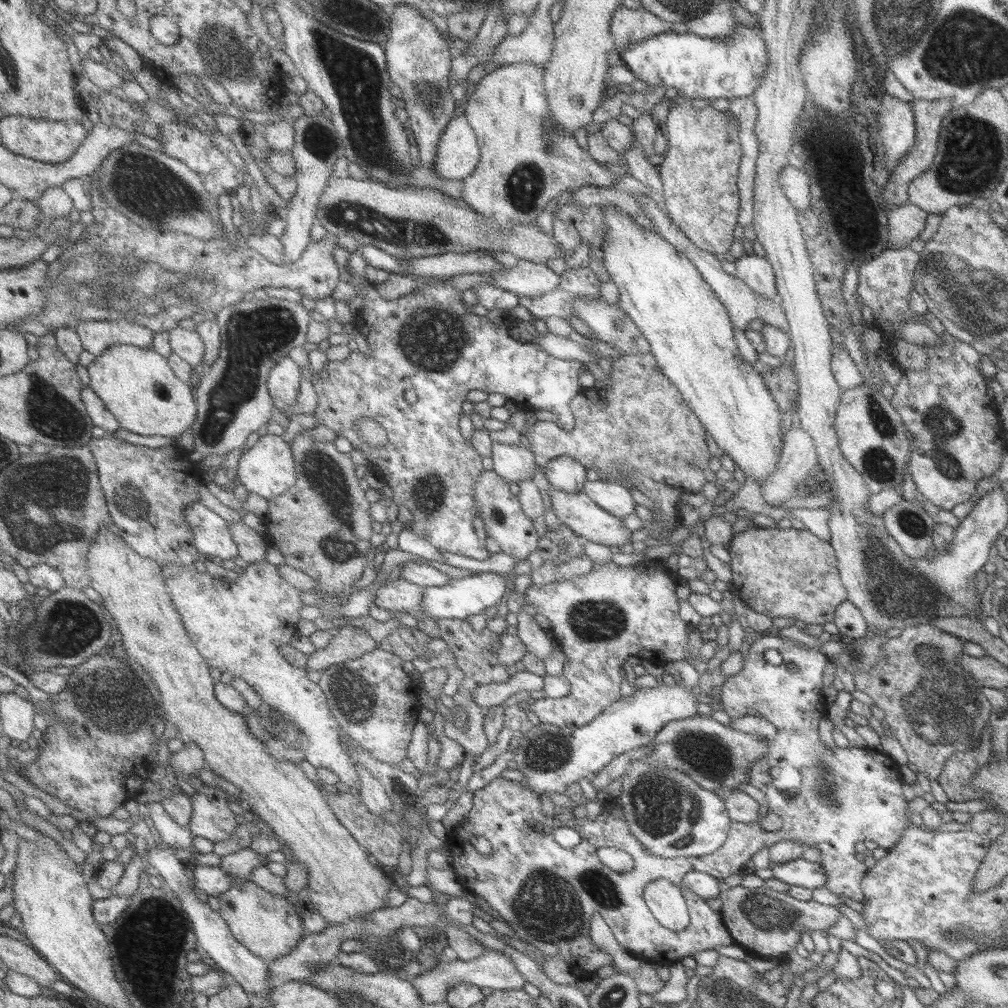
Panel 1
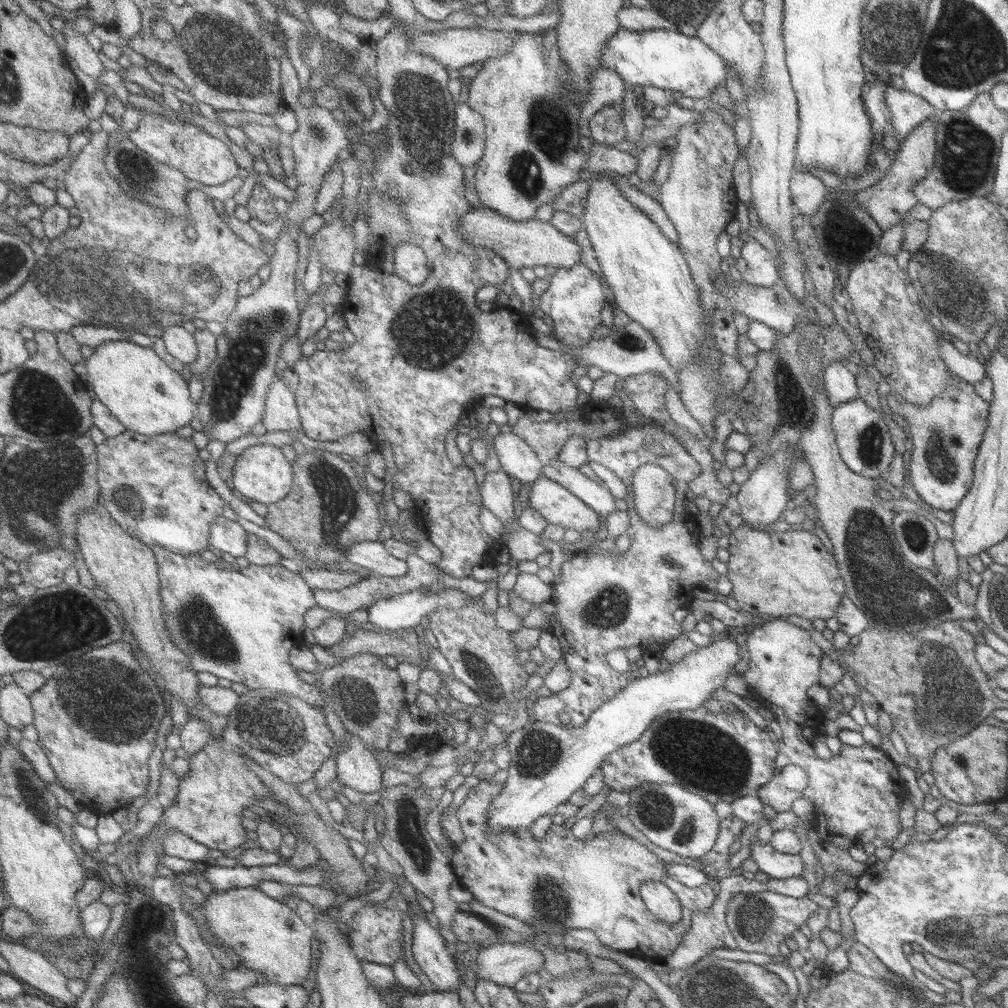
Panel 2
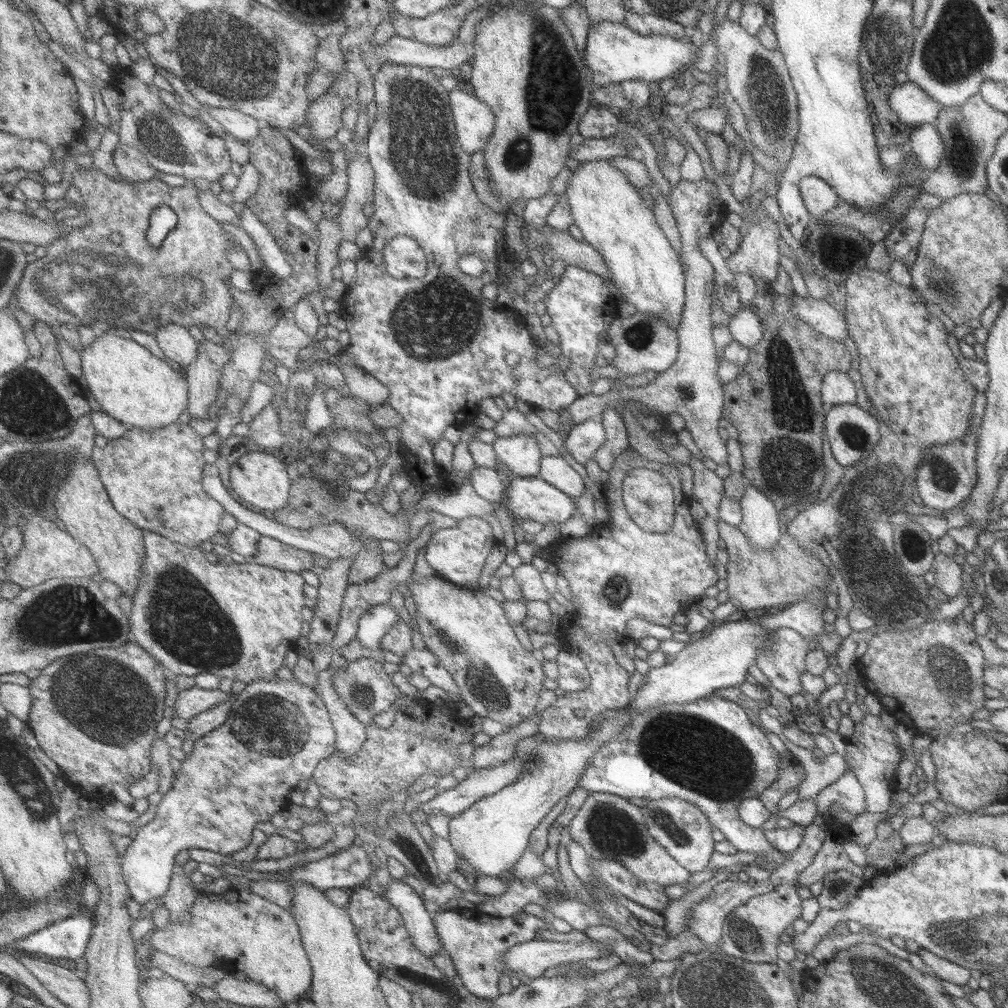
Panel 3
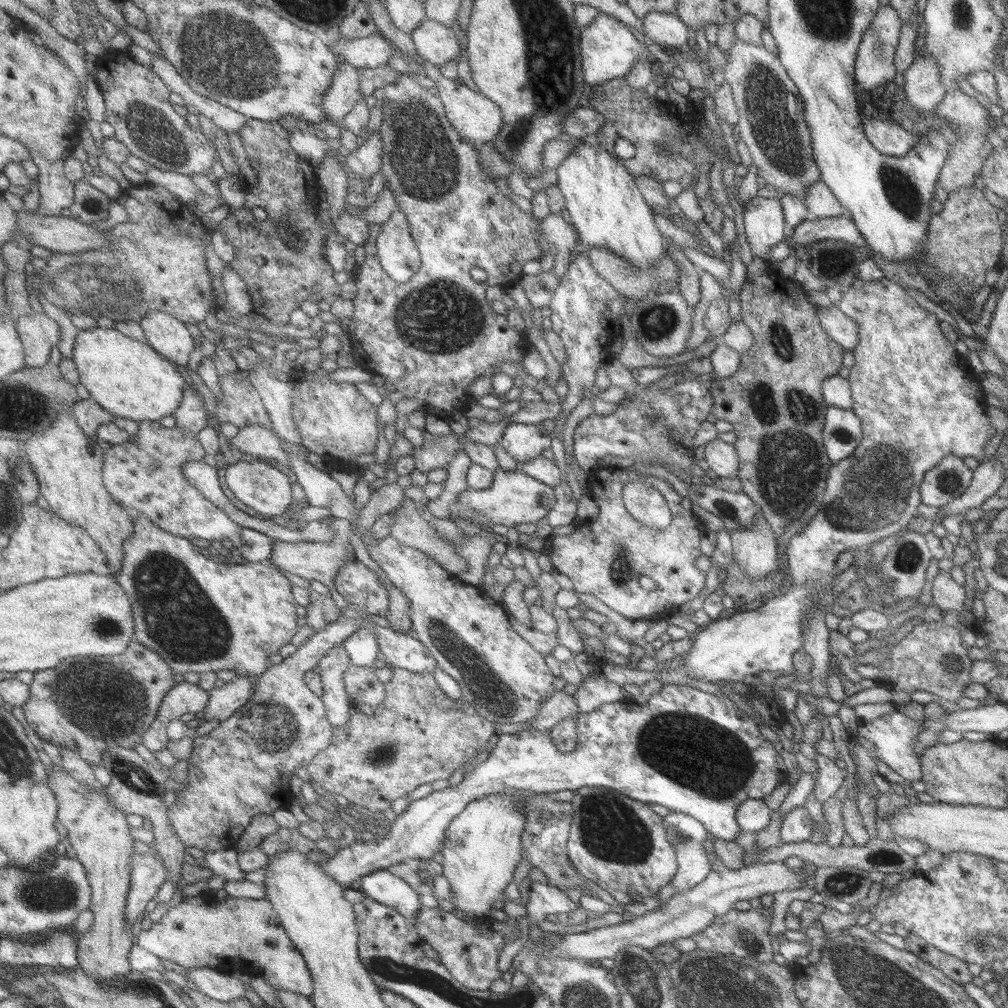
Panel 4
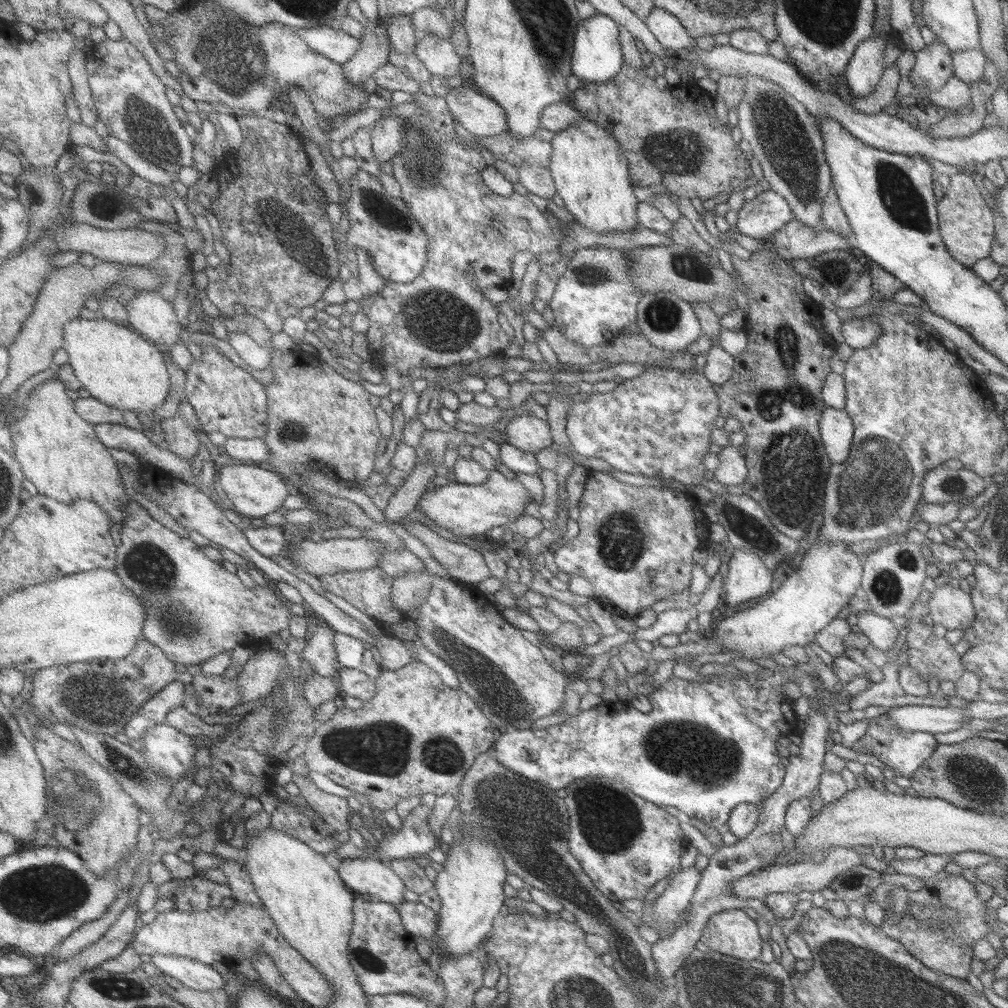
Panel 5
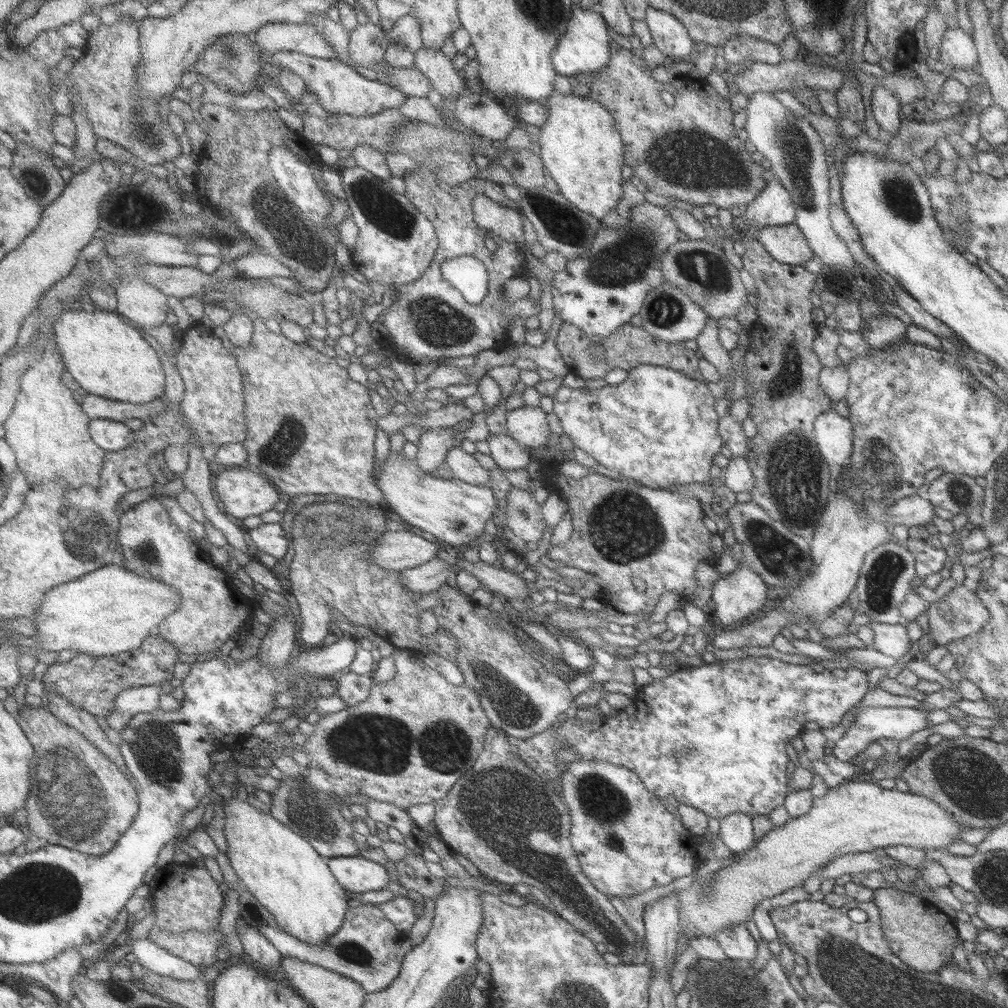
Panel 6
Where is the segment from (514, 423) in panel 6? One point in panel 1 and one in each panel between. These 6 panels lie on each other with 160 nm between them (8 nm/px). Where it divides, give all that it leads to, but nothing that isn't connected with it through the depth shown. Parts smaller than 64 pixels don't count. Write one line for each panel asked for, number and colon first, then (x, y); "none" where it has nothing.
1: (515, 463)
2: (518, 459)
3: (521, 453)
4: (523, 442)
5: (527, 432)

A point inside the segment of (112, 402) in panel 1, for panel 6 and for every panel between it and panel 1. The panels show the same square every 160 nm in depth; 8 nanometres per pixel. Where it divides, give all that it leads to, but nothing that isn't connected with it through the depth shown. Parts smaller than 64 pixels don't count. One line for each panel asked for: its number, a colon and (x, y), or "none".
2: (146, 395)
3: (140, 390)
4: (128, 378)
5: (115, 364)
6: (108, 356)

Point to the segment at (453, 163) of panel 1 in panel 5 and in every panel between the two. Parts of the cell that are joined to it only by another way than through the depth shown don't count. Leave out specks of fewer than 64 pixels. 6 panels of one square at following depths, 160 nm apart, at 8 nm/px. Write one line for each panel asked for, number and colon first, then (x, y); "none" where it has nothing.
2: (469, 143)
3: (475, 122)
4: (478, 118)
5: (478, 113)

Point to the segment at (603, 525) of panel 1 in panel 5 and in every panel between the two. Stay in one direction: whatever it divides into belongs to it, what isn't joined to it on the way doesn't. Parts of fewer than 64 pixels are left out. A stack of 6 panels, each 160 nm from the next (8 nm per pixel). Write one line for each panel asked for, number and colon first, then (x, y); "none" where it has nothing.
2: (559, 506)
3: (532, 498)
4: (515, 498)
5: (466, 510)

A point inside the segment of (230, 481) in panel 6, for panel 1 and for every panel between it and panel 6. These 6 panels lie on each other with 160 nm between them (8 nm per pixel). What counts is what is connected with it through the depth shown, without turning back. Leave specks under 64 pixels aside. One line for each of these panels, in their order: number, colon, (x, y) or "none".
1: (268, 468)
2: (262, 473)
3: (261, 479)
4: (259, 485)
5: (255, 490)

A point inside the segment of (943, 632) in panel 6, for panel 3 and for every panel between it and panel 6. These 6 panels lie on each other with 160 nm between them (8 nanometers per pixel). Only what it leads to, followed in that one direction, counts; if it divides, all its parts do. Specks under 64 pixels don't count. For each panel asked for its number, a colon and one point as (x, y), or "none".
3: (946, 573)
4: (947, 595)
5: (950, 607)

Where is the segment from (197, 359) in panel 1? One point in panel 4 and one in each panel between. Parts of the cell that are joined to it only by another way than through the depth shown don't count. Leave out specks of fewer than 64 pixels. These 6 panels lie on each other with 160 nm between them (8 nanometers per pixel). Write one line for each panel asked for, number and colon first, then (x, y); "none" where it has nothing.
2: (181, 344)
3: (178, 345)
4: (165, 333)

